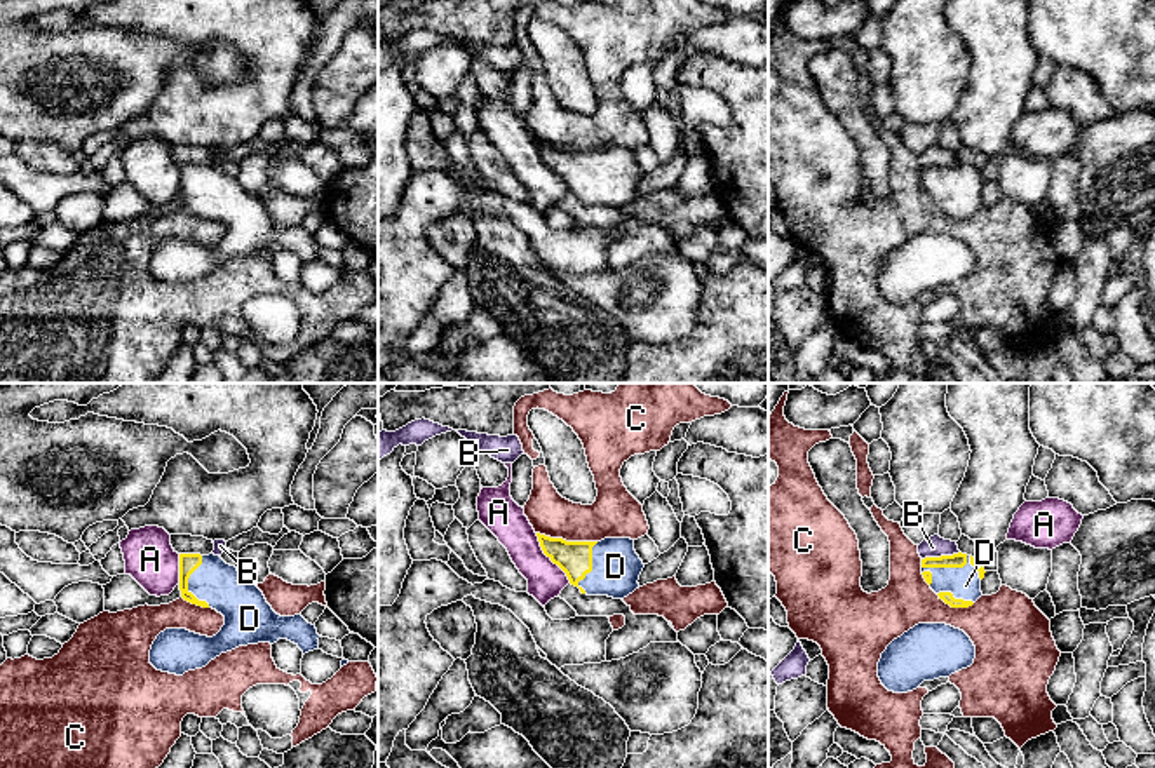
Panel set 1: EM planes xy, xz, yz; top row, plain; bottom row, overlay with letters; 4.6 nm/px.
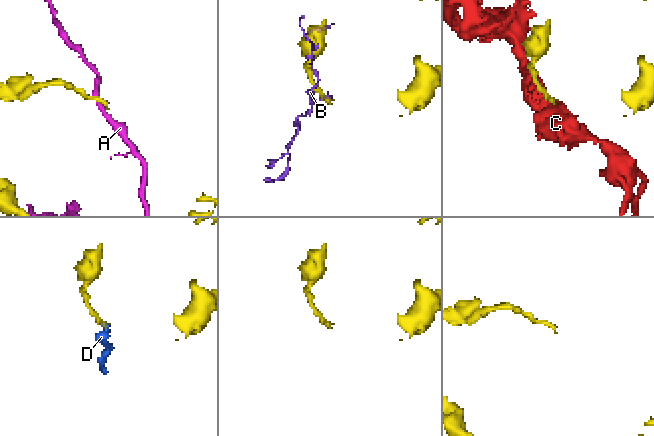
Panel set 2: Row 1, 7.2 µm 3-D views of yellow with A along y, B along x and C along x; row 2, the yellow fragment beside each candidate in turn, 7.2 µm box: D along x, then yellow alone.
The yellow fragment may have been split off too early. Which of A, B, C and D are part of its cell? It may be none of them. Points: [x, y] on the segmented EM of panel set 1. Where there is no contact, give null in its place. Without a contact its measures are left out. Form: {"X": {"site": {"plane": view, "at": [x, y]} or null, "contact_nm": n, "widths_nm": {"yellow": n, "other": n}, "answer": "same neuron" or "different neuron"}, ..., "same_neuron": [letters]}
{"A": {"site": {"plane": "xz", "at": [549, 556]}, "contact_nm": 280, "widths_nm": {"yellow": 160, "other": 170}, "answer": "different neuron"}, "B": {"site": {"plane": "yz", "at": [941, 556]}, "contact_nm": 180, "widths_nm": {"yellow": 70, "other": 100}, "answer": "different neuron"}, "C": {"site": {"plane": "xz", "at": [565, 540]}, "contact_nm": 280, "widths_nm": {"yellow": 160, "other": 200}, "answer": "different neuron"}, "D": {"site": {"plane": "yz", "at": [953, 566]}, "contact_nm": 280, "widths_nm": {"yellow": 70, "other": 140}, "answer": "same neuron"}, "same_neuron": ["D"]}

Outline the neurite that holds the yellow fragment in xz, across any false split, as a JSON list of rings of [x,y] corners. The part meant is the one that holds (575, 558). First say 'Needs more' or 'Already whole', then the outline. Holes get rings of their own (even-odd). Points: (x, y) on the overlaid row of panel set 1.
Needs more. [[[540,533],[537,536],[544,554],[582,594],[624,599],[639,589],[645,564],[634,550],[634,540],[566,542]]]

